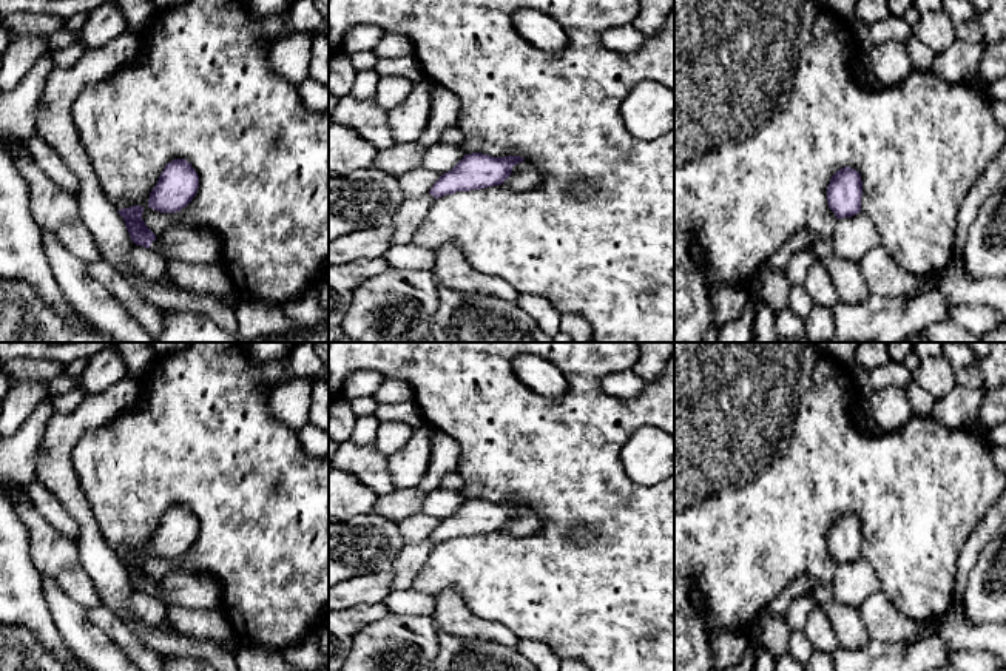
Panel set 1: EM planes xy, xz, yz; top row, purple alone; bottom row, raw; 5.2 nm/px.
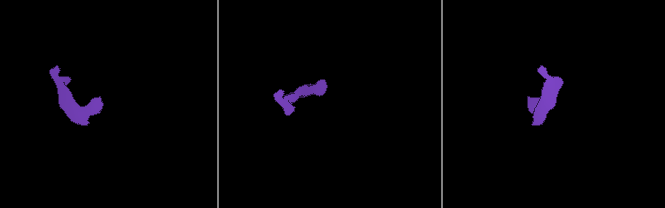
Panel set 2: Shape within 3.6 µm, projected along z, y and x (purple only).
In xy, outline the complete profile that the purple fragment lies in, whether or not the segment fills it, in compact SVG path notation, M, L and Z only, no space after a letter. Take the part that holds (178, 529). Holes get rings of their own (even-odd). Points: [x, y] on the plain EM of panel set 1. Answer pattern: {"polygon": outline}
{"polygon": "M174 504L168 507L150 538L148 552L160 558L176 558L196 541L199 521L190 507Z"}

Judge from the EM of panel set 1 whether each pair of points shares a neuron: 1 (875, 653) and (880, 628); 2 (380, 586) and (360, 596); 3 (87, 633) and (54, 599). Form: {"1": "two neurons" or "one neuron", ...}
{"1": "two neurons", "2": "one neuron", "3": "one neuron"}

